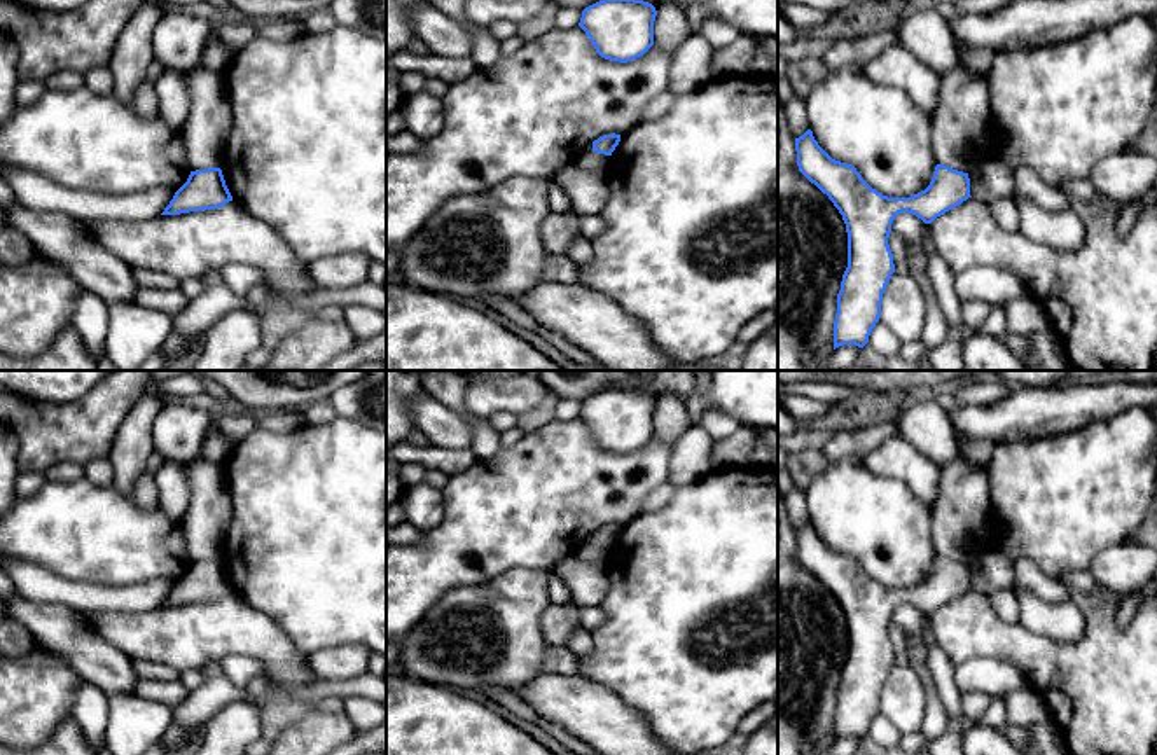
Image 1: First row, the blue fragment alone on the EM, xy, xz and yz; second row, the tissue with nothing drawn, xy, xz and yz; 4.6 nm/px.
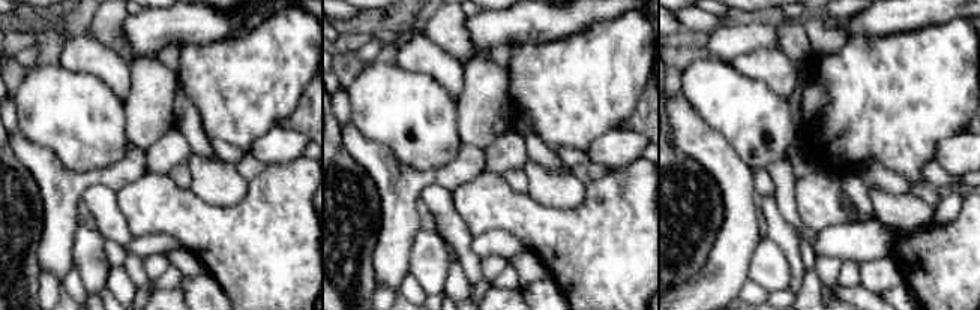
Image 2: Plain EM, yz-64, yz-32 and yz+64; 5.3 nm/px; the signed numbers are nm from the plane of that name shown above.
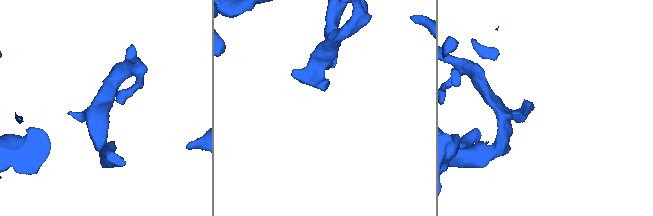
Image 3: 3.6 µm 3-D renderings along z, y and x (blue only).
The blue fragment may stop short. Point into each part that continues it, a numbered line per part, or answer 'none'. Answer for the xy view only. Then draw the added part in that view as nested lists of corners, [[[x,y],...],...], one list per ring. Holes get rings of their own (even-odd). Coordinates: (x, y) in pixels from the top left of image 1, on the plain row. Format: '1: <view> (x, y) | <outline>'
none

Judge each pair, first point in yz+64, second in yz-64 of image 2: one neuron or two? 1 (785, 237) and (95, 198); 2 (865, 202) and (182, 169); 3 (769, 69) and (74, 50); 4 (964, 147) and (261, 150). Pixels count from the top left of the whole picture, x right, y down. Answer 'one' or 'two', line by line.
1: two
2: one
3: one
4: one

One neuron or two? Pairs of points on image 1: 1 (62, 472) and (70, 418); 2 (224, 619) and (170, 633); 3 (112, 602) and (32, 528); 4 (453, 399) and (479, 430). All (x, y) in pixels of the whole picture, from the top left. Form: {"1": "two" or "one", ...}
{"1": "two", "2": "one", "3": "two", "4": "one"}

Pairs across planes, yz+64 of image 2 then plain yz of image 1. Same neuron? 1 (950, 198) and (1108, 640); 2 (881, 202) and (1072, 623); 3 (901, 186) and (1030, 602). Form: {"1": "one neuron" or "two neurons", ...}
{"1": "two neurons", "2": "one neuron", "3": "two neurons"}

